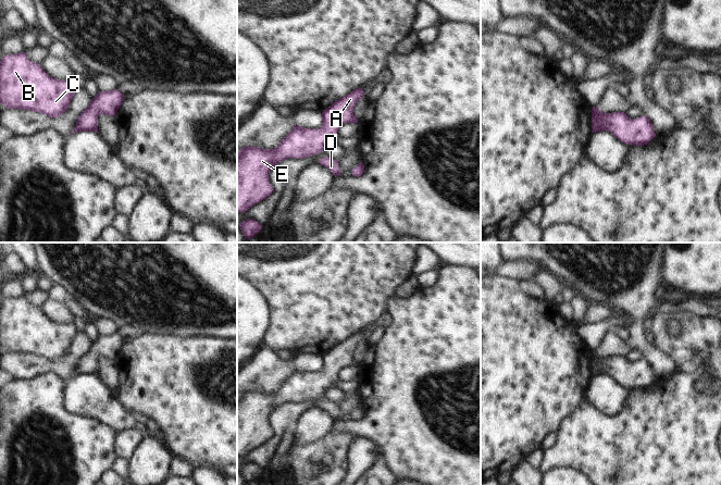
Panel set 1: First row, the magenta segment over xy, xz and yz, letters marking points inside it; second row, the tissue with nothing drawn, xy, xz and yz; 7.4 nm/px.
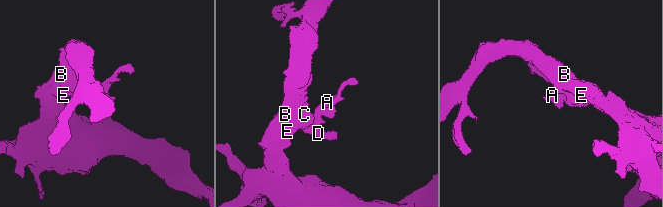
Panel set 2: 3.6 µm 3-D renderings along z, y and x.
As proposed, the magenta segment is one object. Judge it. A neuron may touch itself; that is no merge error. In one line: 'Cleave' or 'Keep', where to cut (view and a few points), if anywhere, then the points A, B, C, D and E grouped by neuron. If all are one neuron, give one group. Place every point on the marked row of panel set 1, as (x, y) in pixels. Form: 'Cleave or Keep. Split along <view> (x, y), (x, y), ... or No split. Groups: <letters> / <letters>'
Keep. No split. Groups: A B C D E

